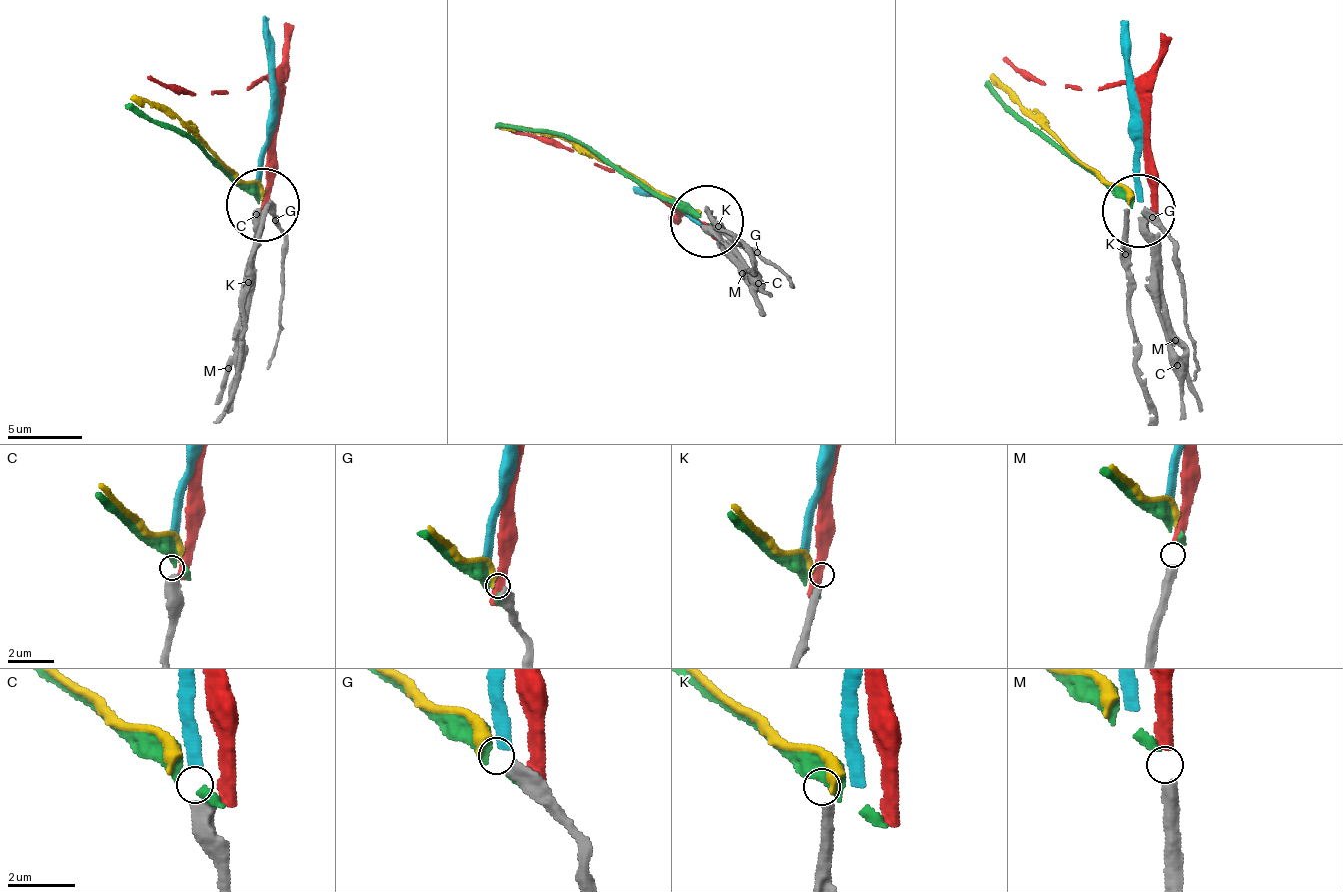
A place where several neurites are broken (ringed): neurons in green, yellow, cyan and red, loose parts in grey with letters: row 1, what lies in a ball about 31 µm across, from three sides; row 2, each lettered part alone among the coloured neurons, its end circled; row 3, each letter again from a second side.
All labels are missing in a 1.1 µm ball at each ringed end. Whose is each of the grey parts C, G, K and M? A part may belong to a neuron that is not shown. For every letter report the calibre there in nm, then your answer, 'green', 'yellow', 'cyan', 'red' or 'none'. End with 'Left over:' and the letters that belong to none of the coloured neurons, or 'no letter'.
C: calibre 550 nm; cyan
G: calibre 360 nm; yellow
K: calibre 320 nm; none
M: calibre 400 nm; red
Left over: K

